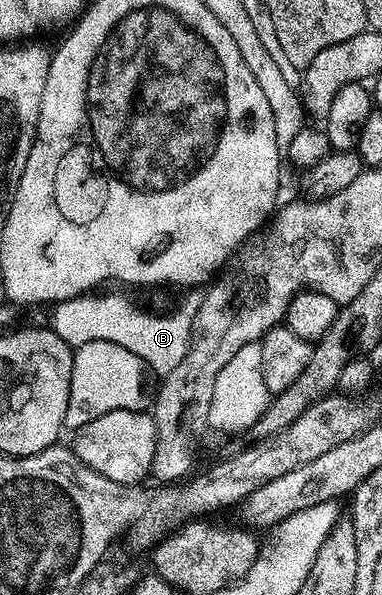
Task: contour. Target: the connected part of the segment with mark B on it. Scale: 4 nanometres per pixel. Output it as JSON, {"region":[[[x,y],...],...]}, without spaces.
{"region":[[[87,292],[77,298],[69,298],[57,303],[53,307],[54,315],[48,322],[49,329],[53,330],[60,340],[67,342],[70,347],[77,348],[88,344],[92,340],[108,340],[112,344],[120,344],[120,348],[128,348],[137,358],[141,358],[143,363],[151,371],[154,370],[158,376],[165,376],[184,360],[184,356],[190,347],[190,333],[192,332],[192,320],[199,317],[197,293],[190,292],[186,299],[179,304],[178,310],[171,314],[153,314],[150,310],[141,310],[134,302],[129,302],[122,294],[98,294],[99,292]]]}

